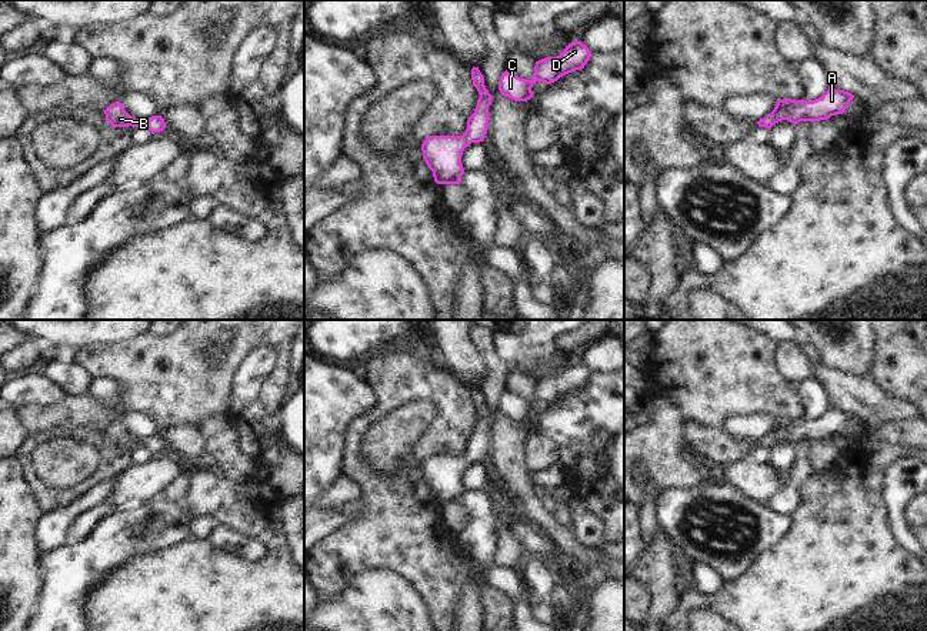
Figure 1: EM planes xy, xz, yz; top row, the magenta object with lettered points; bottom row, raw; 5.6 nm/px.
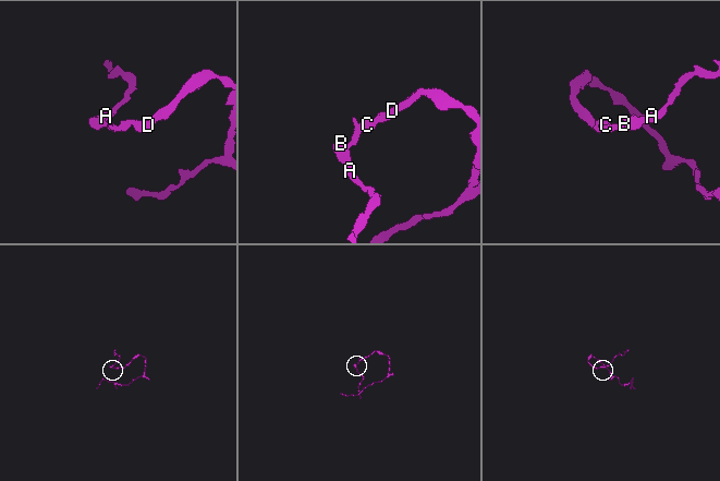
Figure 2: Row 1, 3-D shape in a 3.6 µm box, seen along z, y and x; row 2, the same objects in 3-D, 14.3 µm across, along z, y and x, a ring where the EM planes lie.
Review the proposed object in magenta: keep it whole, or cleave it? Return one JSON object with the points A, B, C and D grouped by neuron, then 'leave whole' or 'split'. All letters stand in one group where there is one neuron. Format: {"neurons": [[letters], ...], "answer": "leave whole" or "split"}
{"neurons": [["A", "B", "C", "D"]], "answer": "leave whole"}

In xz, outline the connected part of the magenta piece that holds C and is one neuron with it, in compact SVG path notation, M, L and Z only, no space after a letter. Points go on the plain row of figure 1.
M574 361L566 365L560 375L536 381L531 400L520 398L506 390L501 394L498 410L501 415L514 421L527 421L533 417L531 407L536 401L551 404L568 393L584 388L590 377L588 367L581 361Z

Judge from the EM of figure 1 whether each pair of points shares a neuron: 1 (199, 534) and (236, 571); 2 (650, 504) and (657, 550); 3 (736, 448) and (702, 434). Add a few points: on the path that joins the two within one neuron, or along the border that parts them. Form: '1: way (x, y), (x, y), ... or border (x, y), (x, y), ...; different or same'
1: border (186, 540), (206, 541); different
2: border (660, 527), (647, 547); different
3: way (727, 448), (710, 443); same

